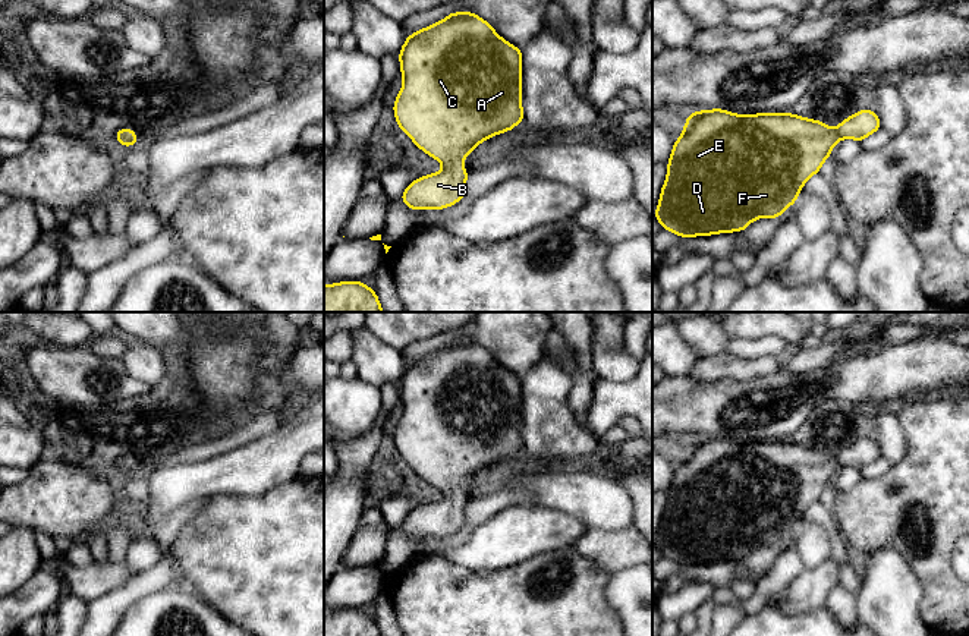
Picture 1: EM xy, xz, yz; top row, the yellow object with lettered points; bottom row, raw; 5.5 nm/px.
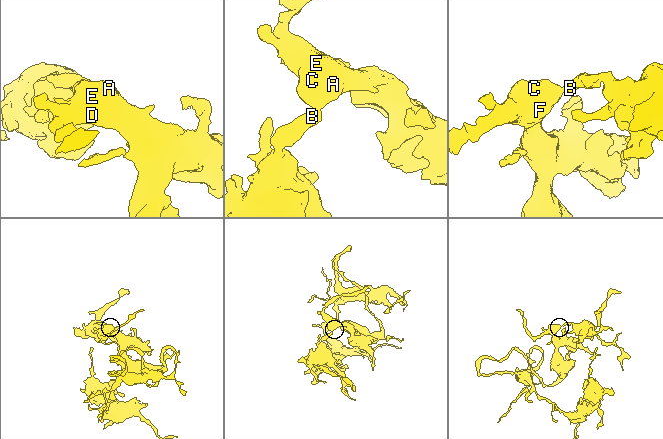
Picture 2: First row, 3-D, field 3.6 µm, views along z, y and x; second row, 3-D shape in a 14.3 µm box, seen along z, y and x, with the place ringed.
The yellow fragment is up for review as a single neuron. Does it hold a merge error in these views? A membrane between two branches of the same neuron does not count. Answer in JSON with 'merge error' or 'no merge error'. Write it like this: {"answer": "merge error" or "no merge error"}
{"answer": "no merge error"}

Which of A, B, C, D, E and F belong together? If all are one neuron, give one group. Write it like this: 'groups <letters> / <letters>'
groups A B C D E F

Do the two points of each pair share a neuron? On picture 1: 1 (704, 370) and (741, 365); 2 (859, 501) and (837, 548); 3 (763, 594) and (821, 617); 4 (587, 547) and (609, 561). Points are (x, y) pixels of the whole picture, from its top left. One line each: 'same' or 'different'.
1: same
2: different
3: different
4: same

